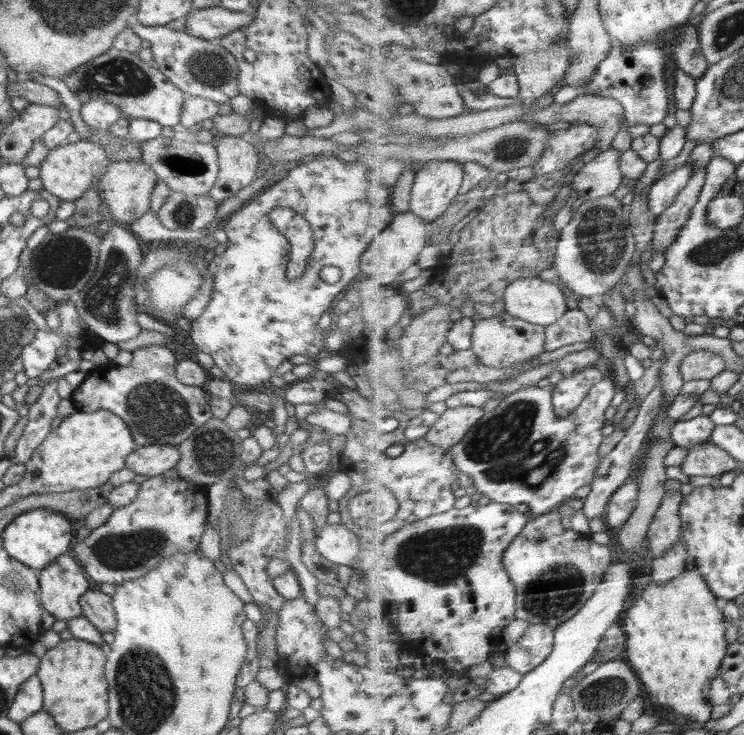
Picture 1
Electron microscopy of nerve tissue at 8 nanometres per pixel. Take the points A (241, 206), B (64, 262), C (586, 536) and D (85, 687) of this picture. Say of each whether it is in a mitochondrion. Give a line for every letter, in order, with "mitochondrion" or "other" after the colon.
A: other
B: mitochondrion
C: other
D: other

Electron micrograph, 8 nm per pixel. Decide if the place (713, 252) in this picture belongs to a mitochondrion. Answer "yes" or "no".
yes

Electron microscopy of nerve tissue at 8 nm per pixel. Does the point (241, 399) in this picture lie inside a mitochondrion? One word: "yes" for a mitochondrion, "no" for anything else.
no

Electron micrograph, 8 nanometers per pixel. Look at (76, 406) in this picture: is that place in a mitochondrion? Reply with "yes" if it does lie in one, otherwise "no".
no

